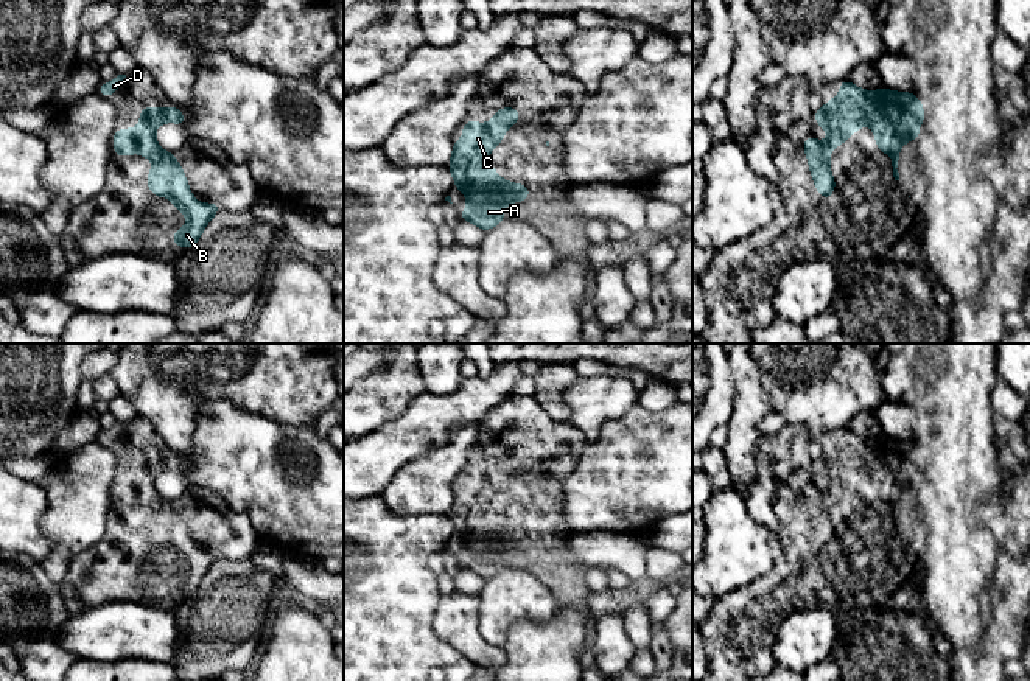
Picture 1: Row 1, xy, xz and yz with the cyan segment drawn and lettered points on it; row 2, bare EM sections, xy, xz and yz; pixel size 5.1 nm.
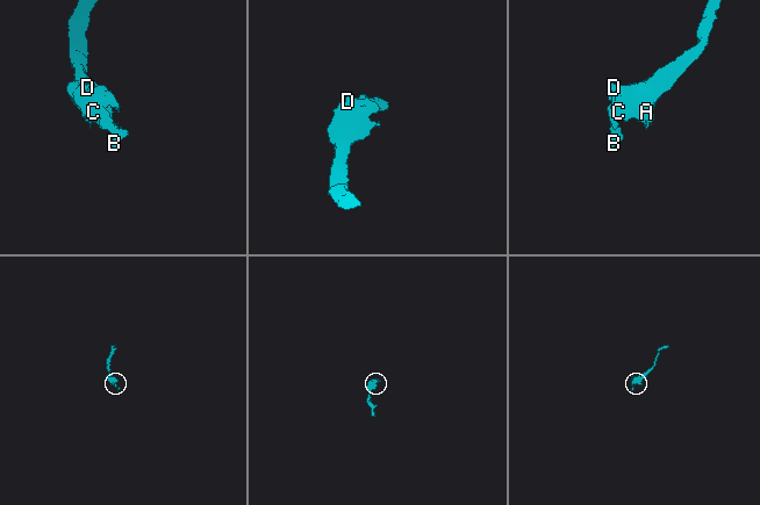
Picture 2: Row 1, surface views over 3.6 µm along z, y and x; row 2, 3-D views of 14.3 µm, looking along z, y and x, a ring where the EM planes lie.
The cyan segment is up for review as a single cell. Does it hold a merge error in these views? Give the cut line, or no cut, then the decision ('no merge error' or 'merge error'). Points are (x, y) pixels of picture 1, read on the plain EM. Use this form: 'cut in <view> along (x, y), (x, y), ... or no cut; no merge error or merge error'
no cut; no merge error

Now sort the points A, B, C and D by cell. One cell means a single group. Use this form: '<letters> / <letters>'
A B C D

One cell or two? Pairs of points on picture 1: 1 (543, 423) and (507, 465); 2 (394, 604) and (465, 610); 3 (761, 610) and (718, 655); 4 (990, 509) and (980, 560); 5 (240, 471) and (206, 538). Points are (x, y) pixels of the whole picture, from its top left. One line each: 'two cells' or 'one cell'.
1: one cell
2: two cells
3: one cell
4: two cells
5: two cells

